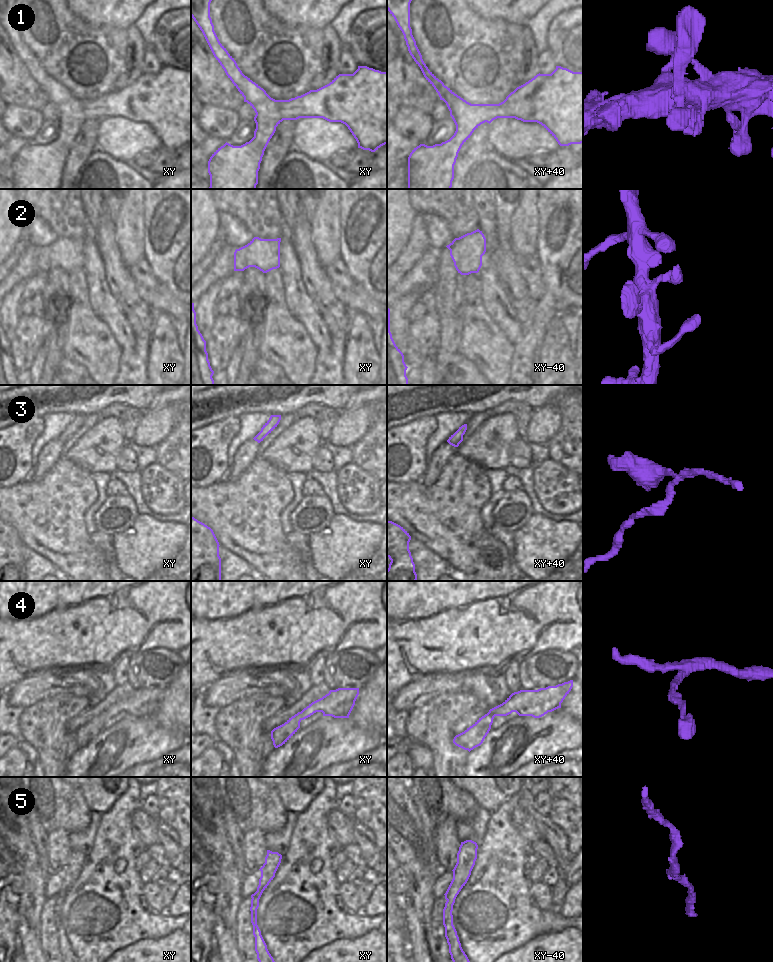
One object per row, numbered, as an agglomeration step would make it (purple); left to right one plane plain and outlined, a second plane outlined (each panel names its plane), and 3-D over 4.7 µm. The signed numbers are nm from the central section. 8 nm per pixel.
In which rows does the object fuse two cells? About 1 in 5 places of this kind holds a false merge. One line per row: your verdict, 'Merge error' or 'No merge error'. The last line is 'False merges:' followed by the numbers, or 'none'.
1: No merge error
2: No merge error
3: Merge error
4: No merge error
5: No merge error
False merges: 3.

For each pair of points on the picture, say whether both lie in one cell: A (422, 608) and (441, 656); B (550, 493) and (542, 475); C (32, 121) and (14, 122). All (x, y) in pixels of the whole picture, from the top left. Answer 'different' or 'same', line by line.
A: same
B: same
C: same

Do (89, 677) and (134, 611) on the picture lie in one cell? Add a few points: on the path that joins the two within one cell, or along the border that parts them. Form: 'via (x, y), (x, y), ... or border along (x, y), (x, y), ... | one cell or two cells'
border along (112, 671), (78, 670), (70, 674) | two cells

